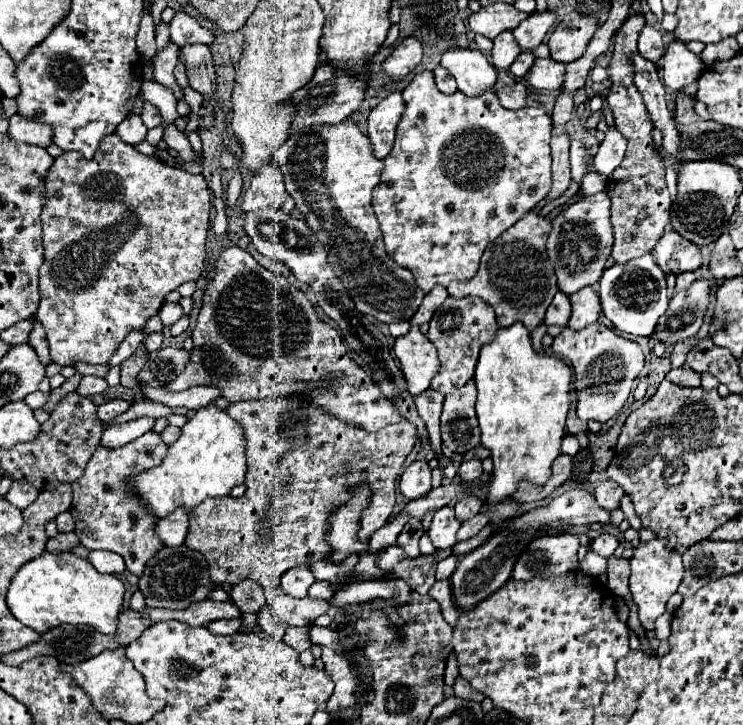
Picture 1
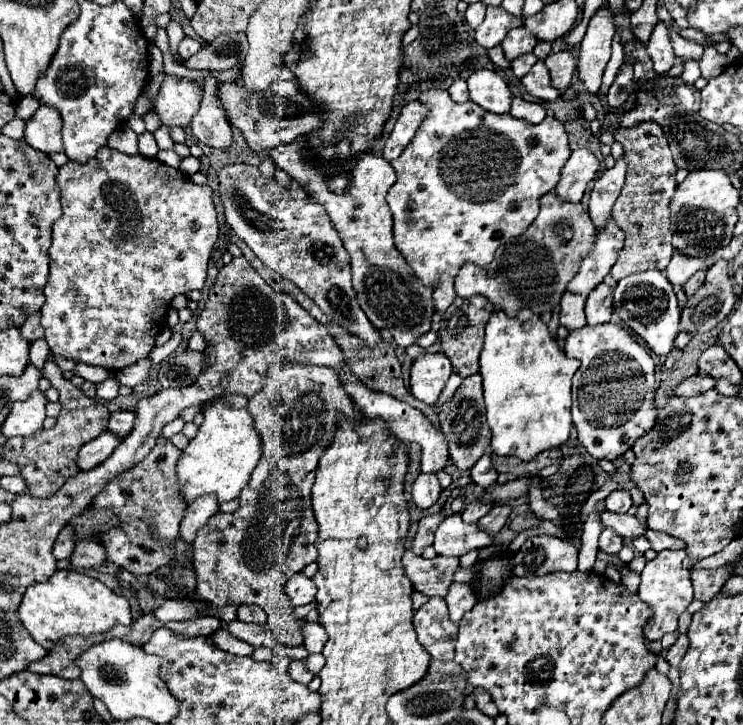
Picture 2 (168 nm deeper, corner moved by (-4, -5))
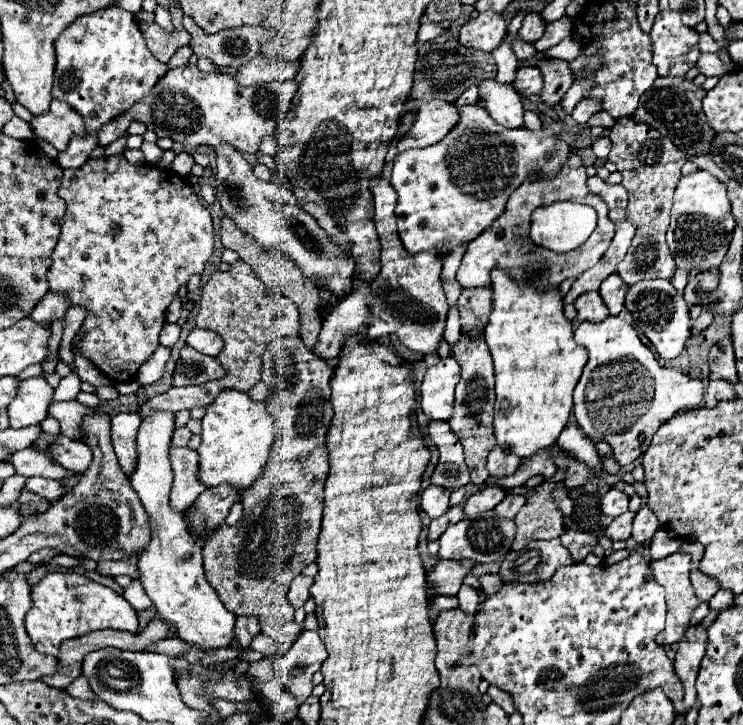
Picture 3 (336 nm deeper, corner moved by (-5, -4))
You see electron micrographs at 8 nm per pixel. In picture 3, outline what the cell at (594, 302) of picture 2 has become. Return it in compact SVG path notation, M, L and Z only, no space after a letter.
M611 274L609 278L603 280L603 284L599 288L599 294L603 296L611 316L617 316L623 310L627 290L629 290L629 284L625 284L617 274Z

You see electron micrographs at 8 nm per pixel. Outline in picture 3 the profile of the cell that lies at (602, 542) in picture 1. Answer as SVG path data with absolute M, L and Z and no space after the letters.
M625 512L621 514L619 518L615 518L607 528L605 528L605 534L617 542L617 540L627 540L631 538L631 524L633 524L633 518L635 518L635 512Z

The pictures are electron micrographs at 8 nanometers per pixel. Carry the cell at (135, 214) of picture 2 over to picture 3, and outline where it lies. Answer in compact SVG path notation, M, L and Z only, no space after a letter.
M115 154L115 156L109 156L109 158L91 158L87 161L87 164L83 164L83 168L65 170L63 172L63 182L61 182L61 188L59 188L59 196L67 202L67 212L65 212L65 222L61 226L61 236L59 236L57 248L55 248L53 256L51 256L53 264L51 264L49 272L47 272L49 288L53 292L63 292L71 300L71 304L81 304L81 306L85 306L89 310L89 314L87 314L87 318L85 318L85 322L81 326L81 332L85 334L83 340L81 340L81 346L79 346L81 354L85 354L89 360L93 360L93 364L109 380L113 380L115 384L133 380L137 376L139 366L143 362L147 362L153 356L153 352L157 350L157 346L159 346L159 332L161 332L161 328L165 324L165 310L171 304L173 296L177 294L179 286L187 284L189 276L201 274L203 268L205 268L205 262L209 260L209 256L213 252L213 222L211 222L211 214L201 204L201 198L195 194L195 190L181 176L177 176L173 172L173 180L171 180L171 172L159 170L157 166L151 166L151 164L133 166L127 160L123 160L121 154Z

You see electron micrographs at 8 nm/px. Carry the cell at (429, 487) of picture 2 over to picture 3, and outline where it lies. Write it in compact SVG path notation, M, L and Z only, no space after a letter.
M429 486L425 492L423 492L423 498L421 498L421 508L427 512L429 518L439 518L443 516L447 510L449 510L449 496L451 492L447 492L445 488L435 488L435 486Z

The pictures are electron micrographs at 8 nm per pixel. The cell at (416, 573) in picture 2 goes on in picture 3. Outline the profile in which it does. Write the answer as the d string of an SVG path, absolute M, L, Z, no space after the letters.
M439 560L427 574L427 580L441 596L455 596L463 584L463 578L473 570L475 560Z

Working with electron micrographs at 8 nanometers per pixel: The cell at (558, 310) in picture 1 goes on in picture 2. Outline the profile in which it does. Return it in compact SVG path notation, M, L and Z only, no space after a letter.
M564 293L562 301L560 301L560 325L564 325L568 331L572 329L580 329L586 325L586 317L584 317L584 301L586 297L582 295L574 295L574 293Z

